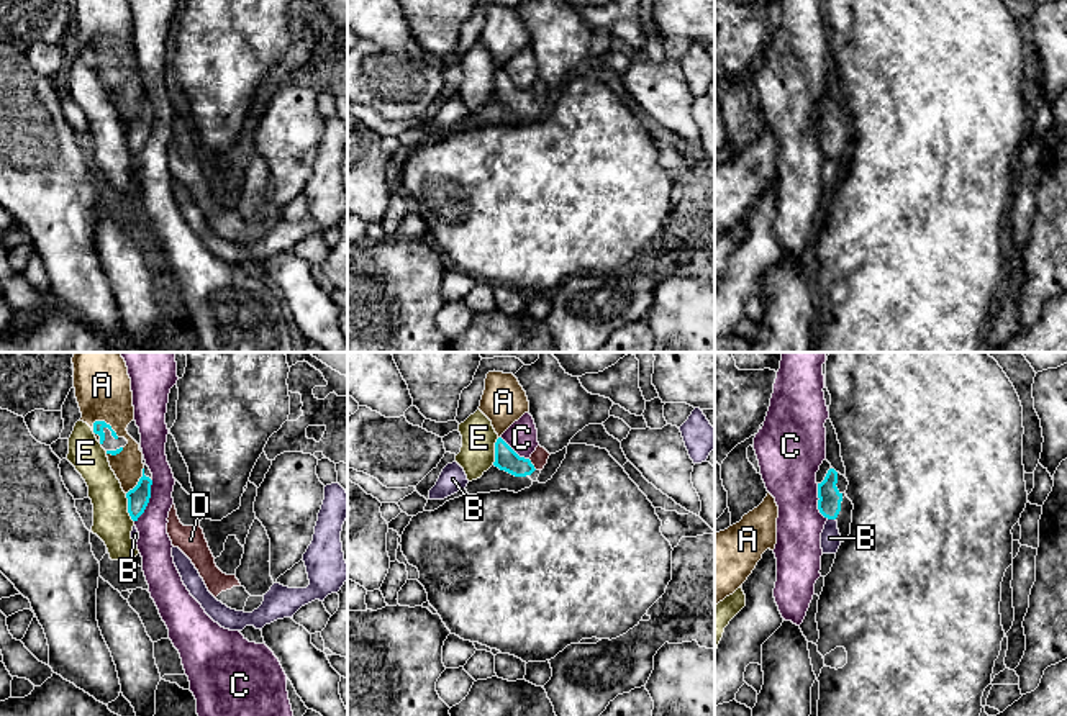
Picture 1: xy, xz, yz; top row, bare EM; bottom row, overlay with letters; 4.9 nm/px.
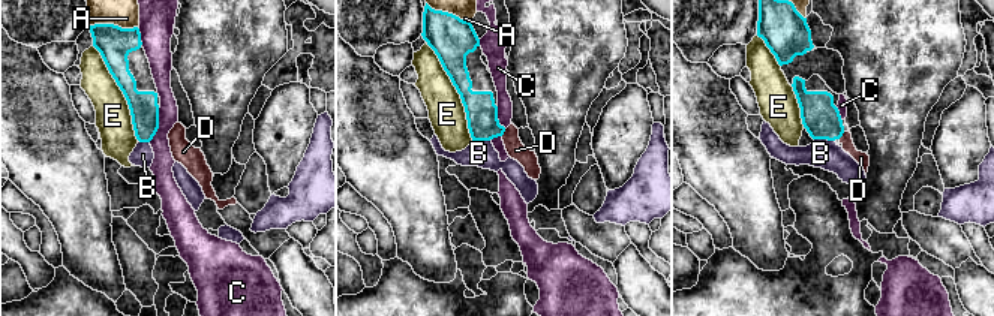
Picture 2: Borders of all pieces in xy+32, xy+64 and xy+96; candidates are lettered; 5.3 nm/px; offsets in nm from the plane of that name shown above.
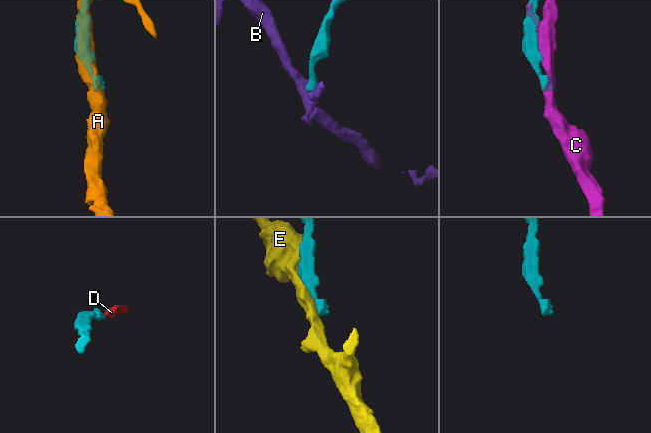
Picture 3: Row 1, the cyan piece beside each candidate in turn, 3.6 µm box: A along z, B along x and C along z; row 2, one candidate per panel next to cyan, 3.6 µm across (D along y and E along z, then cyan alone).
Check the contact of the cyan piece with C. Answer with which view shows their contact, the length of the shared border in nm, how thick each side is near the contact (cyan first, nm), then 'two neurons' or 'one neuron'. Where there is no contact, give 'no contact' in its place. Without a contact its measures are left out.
meets cyan in xy; contact 220 nm long; 110 nm thick on the cyan side, 160 nm on the other; two neurons

